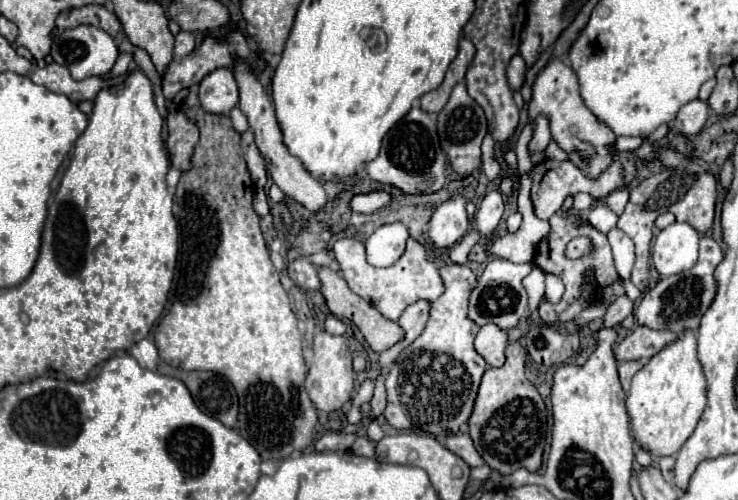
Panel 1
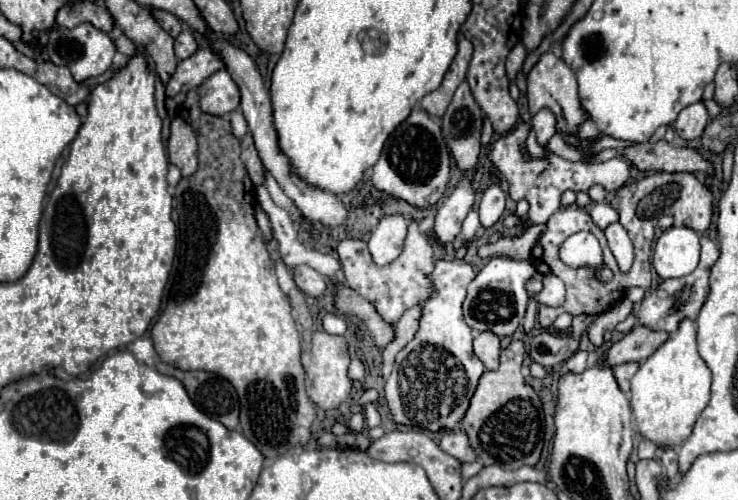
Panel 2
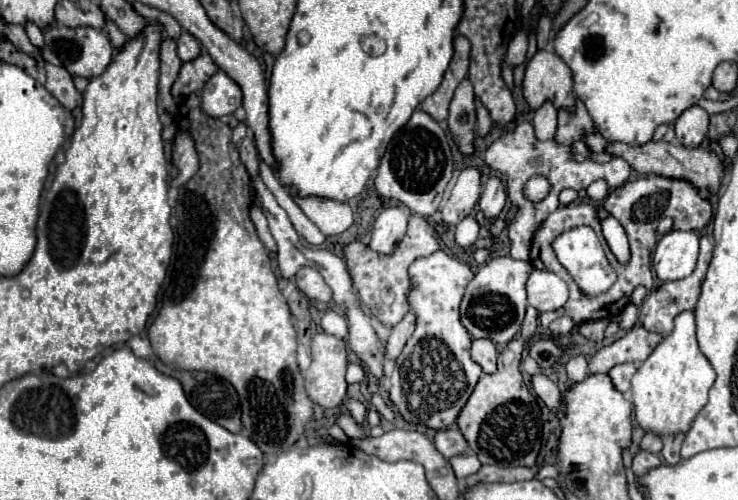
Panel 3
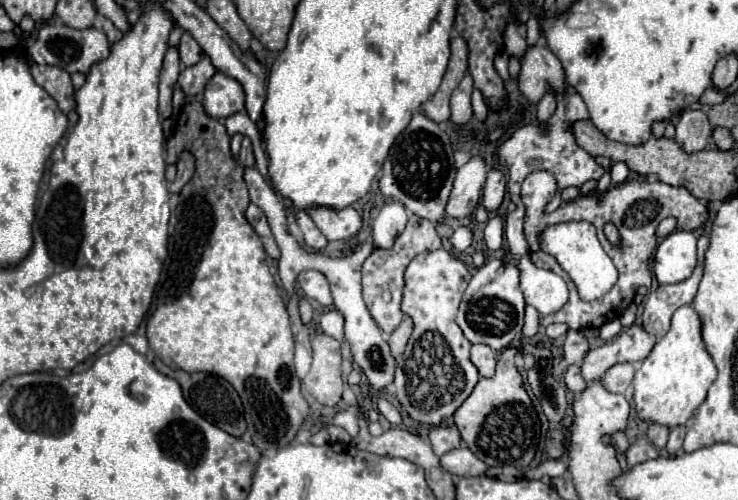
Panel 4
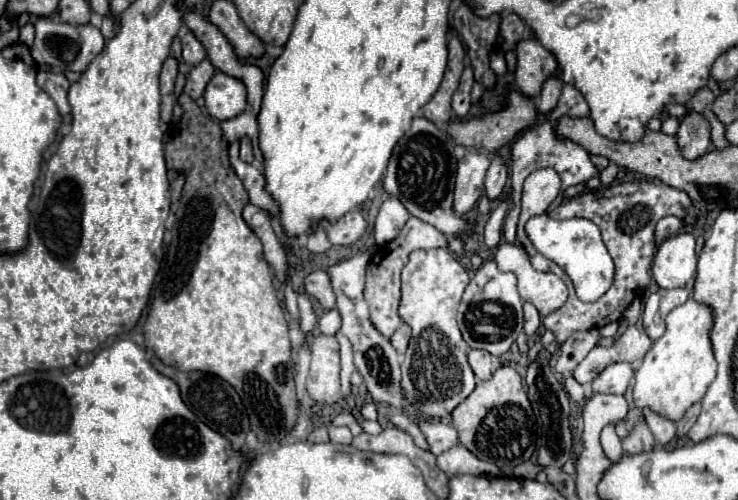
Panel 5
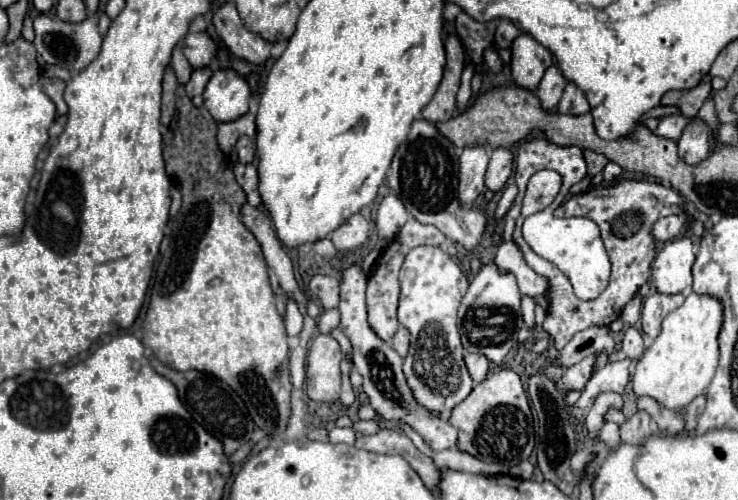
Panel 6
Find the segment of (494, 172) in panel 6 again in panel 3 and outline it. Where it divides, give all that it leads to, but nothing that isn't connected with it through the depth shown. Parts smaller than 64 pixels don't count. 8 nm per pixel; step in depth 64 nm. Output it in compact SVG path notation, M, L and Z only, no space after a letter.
M490 178L484 186L484 192L480 196L480 202L478 202L478 208L482 210L484 218L488 222L492 222L494 218L498 218L498 214L502 212L506 204L506 190L502 186L502 182L498 178Z

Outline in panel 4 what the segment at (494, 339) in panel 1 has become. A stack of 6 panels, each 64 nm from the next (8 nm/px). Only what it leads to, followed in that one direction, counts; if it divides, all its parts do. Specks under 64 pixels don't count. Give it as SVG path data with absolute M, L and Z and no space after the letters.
M474 344L470 350L470 360L482 376L492 376L496 366L496 352L486 344Z

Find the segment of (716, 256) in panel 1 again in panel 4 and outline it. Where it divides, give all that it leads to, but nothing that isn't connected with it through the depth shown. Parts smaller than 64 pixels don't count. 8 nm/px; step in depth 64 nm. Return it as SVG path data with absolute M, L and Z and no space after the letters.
M706 236L698 238L698 266L694 268L692 276L678 282L678 284L662 284L654 292L650 292L644 300L644 330L654 334L656 338L662 338L668 328L672 314L680 306L690 306L696 298L696 290L700 284L700 278L704 274L704 254L710 246L710 240Z

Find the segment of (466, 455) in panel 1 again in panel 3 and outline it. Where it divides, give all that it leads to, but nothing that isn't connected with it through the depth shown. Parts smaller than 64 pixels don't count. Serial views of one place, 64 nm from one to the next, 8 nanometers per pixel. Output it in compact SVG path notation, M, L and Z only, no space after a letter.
M456 426L448 428L448 430L438 430L434 444L438 448L440 454L444 454L446 458L454 458L460 454L466 454L468 450L468 442L466 438L460 434L460 430Z

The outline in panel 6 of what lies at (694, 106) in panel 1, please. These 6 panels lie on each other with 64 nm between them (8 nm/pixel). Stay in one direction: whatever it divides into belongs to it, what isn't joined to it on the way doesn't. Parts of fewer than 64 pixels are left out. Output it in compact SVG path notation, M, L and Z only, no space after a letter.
M694 116L686 124L686 128L678 140L678 150L680 150L680 158L686 164L698 164L708 156L708 152L710 152L710 128L700 116Z

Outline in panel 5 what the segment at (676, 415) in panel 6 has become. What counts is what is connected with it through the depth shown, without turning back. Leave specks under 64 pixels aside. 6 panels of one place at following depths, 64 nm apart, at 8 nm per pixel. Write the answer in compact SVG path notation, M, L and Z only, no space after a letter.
M642 410L642 412L646 416L646 424L652 430L656 442L664 444L664 446L670 444L670 440L674 438L674 432L676 432L676 424L666 420L666 418L662 418L662 416L658 416L658 414L654 414L652 410Z

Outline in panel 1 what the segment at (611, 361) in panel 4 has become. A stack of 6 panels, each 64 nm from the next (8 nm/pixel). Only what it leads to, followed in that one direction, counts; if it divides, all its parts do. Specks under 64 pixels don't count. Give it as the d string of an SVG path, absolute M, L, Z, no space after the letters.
M636 326L618 346L616 358L622 360L642 360L648 362L654 354L658 354L664 346L674 342L678 336L670 330L650 330L646 326Z

